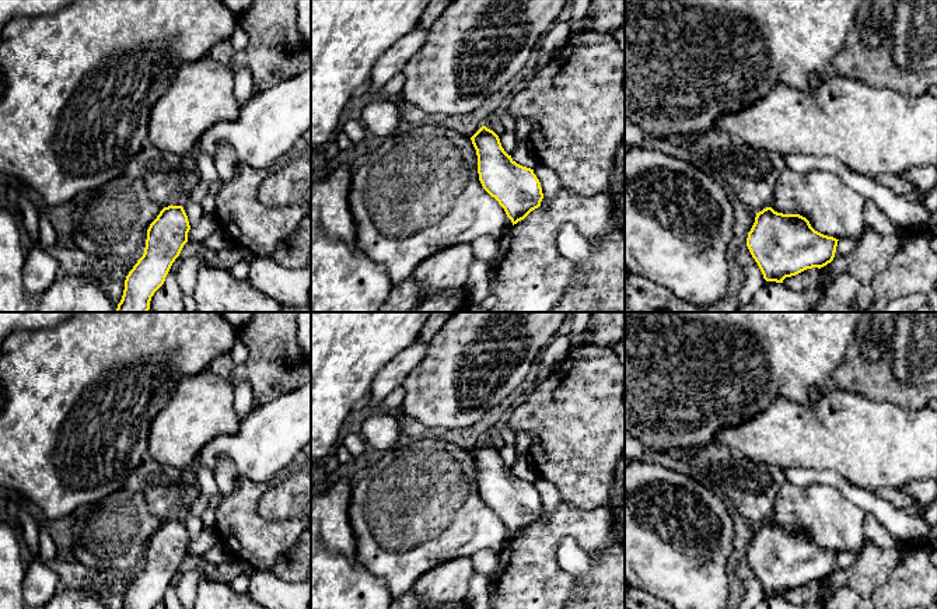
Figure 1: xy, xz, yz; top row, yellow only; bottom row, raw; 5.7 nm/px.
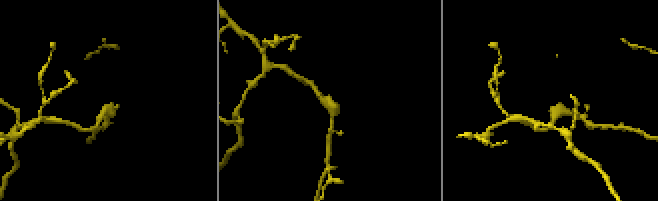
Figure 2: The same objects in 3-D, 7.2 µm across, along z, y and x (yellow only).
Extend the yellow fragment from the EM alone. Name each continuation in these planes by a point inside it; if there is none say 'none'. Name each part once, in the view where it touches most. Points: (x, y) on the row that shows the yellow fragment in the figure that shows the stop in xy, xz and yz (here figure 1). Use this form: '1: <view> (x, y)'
none

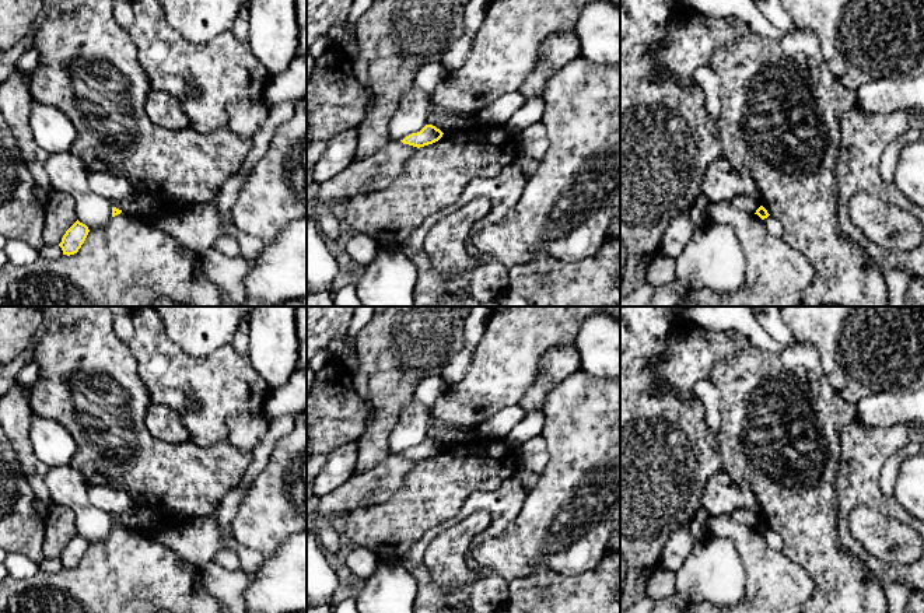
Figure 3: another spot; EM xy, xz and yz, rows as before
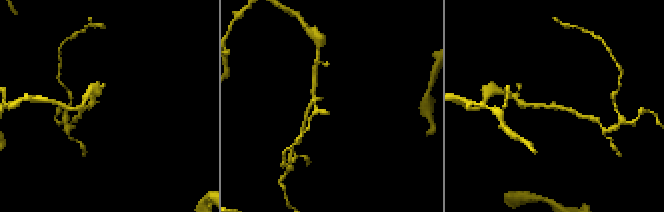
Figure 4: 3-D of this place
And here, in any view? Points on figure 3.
none

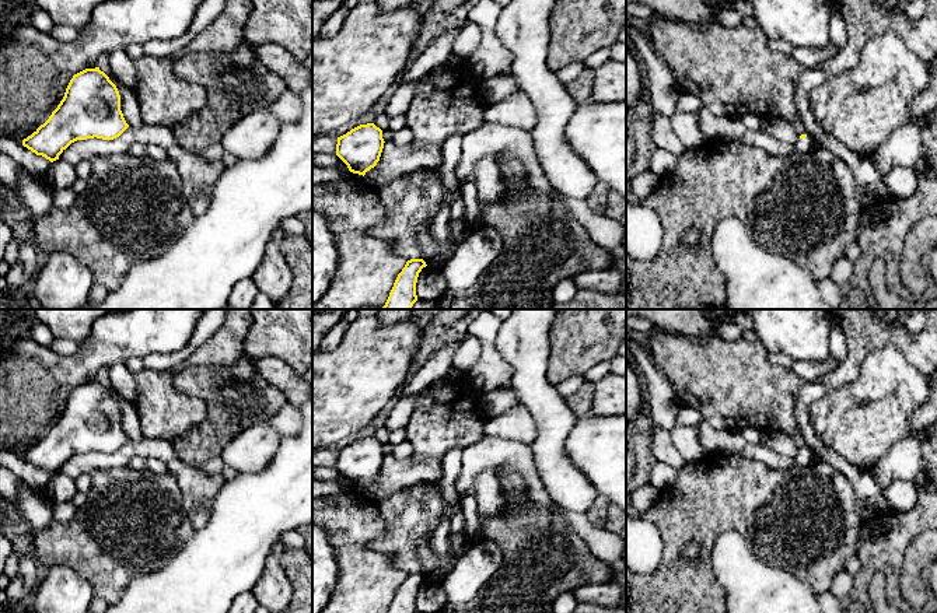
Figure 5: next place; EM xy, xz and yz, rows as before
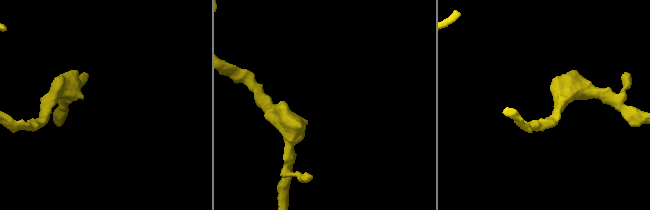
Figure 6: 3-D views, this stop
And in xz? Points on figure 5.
none

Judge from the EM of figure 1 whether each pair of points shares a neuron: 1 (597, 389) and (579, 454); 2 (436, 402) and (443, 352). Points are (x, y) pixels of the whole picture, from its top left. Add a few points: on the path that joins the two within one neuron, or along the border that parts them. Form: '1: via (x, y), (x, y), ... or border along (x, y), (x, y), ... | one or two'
1: via (581, 405), (579, 410), (579, 438) | one
2: via (443, 389), (443, 364) | one

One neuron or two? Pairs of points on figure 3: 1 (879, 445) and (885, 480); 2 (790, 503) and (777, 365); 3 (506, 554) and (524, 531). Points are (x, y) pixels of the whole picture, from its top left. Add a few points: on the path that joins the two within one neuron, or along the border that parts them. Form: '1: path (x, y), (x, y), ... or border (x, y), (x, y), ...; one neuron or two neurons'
1: border (906, 444), (881, 470), (879, 489), (886, 496); two neurons
2: path (752, 469), (737, 444), (748, 396); one neuron
3: path (511, 549), (524, 536); one neuron

